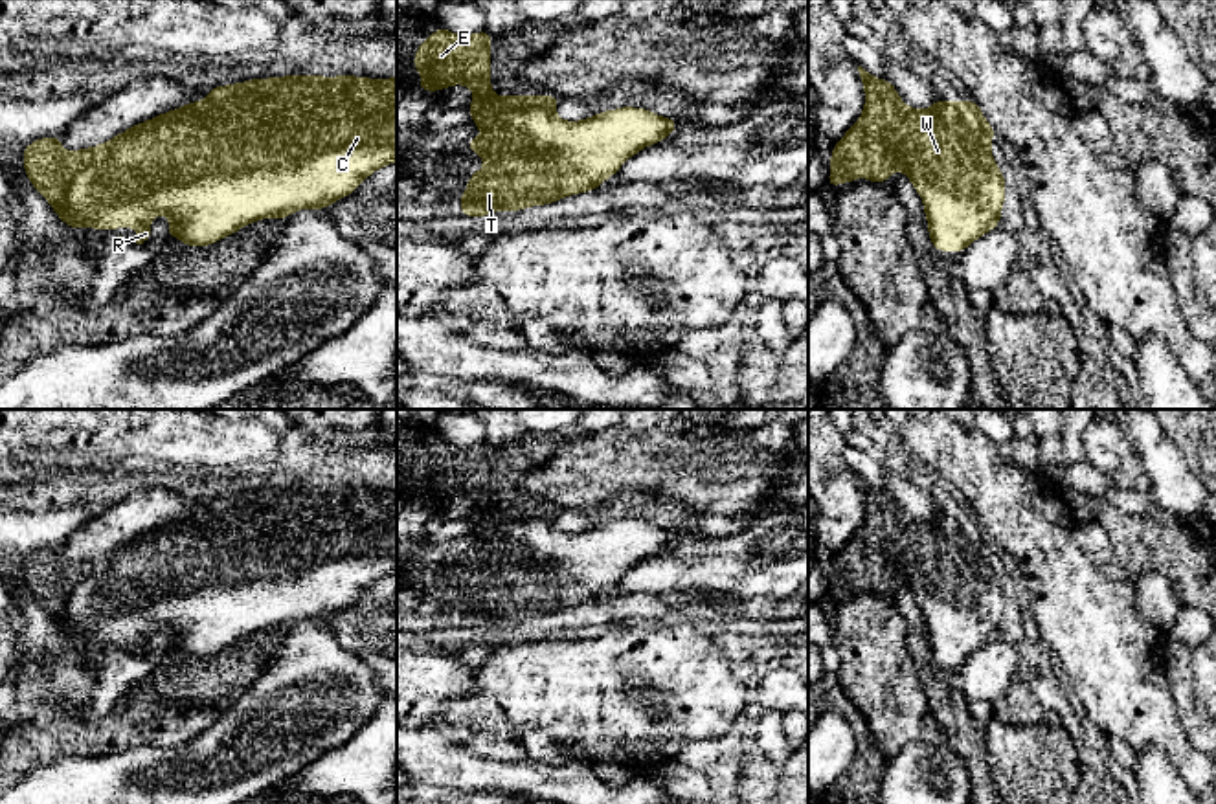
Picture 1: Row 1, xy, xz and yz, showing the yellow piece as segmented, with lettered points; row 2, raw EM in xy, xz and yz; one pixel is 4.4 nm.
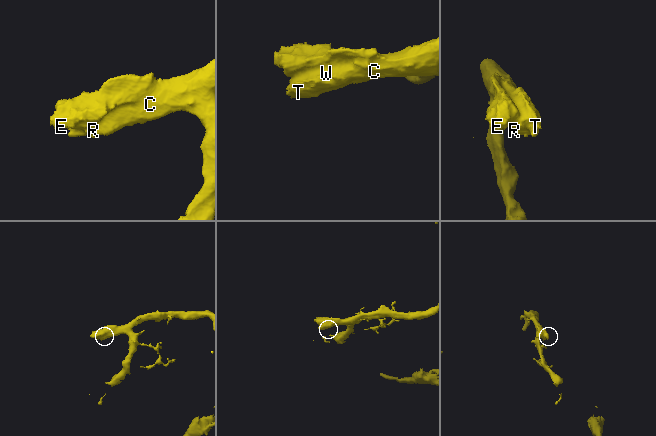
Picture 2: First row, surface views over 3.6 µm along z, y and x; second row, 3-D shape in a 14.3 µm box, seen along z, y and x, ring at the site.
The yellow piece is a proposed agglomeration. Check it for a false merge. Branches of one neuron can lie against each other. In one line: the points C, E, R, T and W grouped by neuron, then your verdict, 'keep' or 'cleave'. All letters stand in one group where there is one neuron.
C E R T W; keep

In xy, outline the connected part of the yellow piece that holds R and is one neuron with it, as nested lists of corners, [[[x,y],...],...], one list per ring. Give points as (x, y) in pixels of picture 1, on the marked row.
[[[253,77],[215,86],[204,101],[138,123],[92,149],[68,152],[55,136],[29,143],[22,156],[28,180],[68,228],[138,228],[140,235],[129,242],[143,244],[152,235],[151,220],[165,215],[171,218],[165,235],[206,248],[261,218],[287,218],[303,207],[323,209],[355,193],[373,171],[397,162],[397,77]]]

